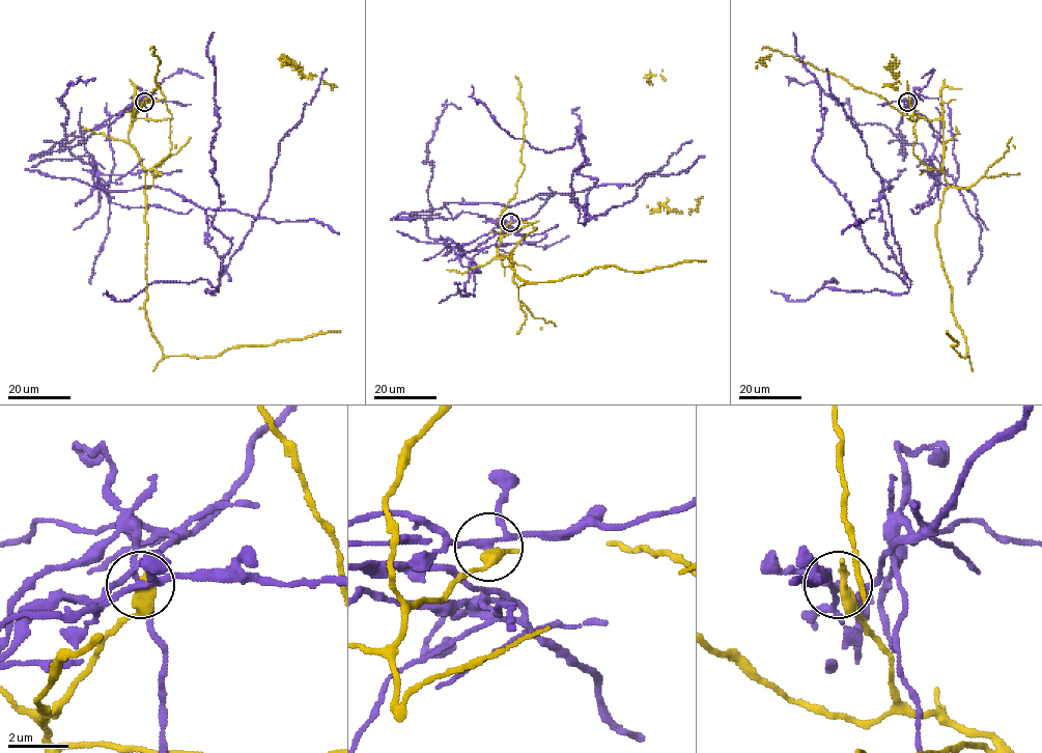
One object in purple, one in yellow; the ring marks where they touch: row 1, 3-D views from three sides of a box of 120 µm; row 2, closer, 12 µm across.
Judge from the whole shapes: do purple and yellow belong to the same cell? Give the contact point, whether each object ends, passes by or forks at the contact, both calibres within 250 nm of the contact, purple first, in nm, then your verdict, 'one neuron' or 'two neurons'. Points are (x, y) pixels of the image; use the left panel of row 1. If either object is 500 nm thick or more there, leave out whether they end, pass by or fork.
(144, 102) | 170/500 nm | two neurons

